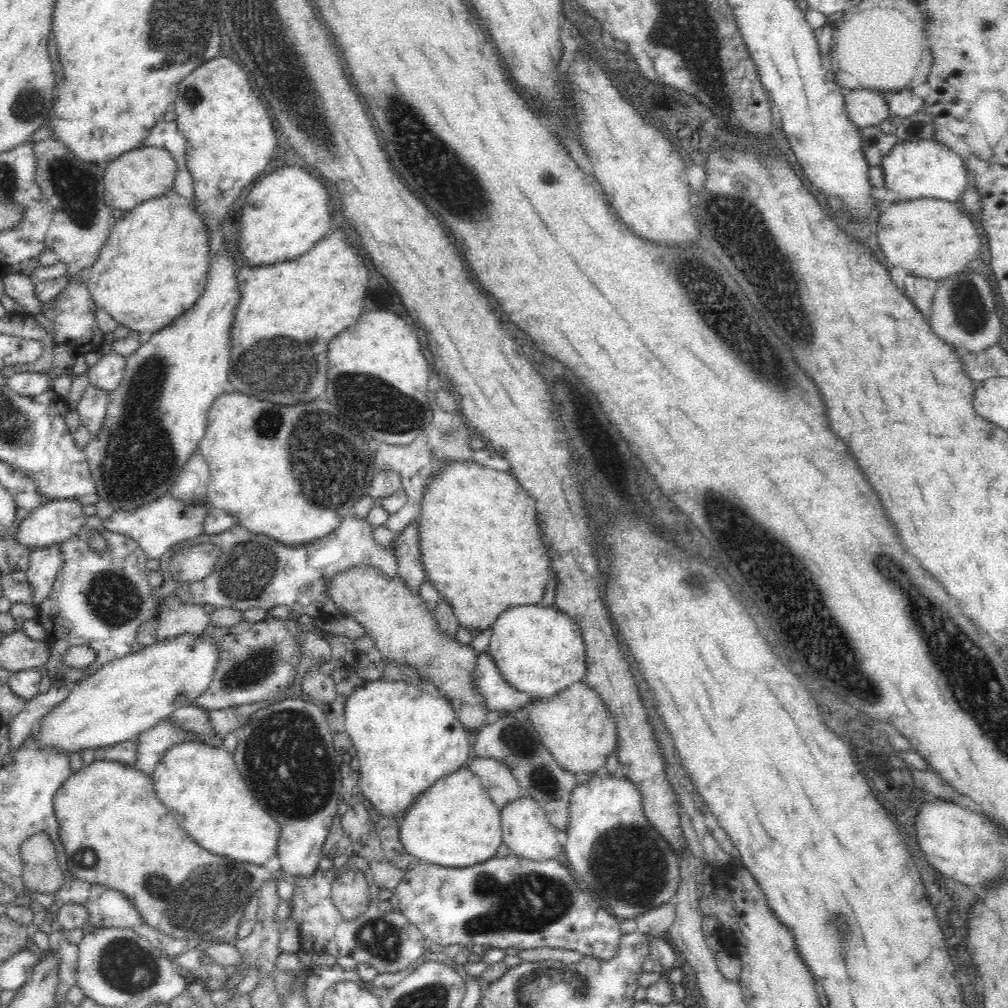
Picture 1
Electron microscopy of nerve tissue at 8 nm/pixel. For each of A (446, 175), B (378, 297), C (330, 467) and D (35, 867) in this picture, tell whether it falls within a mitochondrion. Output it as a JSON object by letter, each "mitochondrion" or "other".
{"A":"mitochondrion","B":"other","C":"mitochondrion","D":"other"}

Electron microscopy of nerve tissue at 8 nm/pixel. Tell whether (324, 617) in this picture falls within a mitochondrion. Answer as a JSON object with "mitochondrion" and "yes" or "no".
{"mitochondrion":"no"}

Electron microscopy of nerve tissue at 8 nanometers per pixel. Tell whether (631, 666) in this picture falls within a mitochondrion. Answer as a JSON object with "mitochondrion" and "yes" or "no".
{"mitochondrion":"no"}

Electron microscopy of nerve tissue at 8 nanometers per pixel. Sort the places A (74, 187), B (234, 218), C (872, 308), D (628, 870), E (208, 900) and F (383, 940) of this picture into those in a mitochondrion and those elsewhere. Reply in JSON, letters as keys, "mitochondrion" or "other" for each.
{"A":"mitochondrion","B":"other","C":"other","D":"mitochondrion","E":"mitochondrion","F":"mitochondrion"}

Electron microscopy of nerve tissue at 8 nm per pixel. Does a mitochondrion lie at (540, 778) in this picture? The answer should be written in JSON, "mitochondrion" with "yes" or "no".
{"mitochondrion":"yes"}

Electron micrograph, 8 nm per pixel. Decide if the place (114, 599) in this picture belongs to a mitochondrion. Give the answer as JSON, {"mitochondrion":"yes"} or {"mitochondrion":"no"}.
{"mitochondrion":"yes"}

